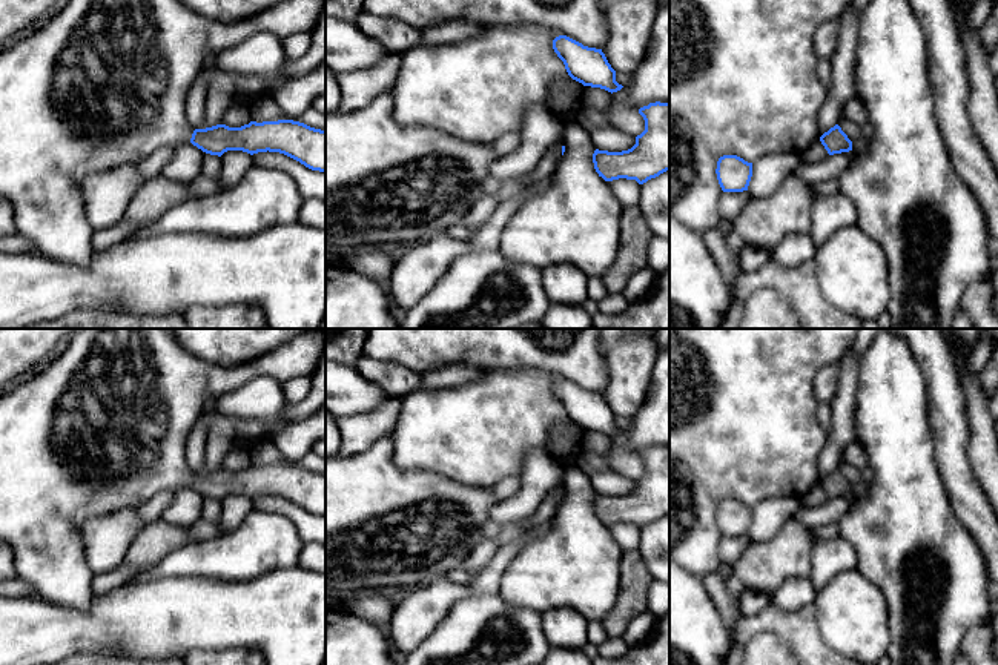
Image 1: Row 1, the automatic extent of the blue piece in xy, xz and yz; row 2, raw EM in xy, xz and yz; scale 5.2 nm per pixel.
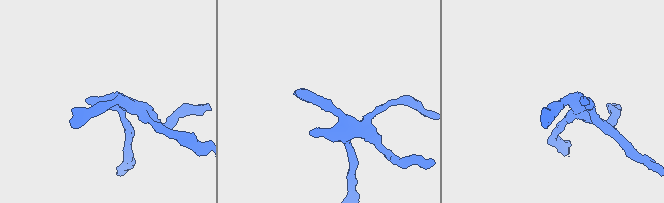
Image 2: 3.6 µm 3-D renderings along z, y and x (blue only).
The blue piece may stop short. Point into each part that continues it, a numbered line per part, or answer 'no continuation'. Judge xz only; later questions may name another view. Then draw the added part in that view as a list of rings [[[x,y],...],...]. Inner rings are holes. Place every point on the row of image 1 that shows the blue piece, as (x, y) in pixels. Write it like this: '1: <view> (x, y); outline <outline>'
no continuation

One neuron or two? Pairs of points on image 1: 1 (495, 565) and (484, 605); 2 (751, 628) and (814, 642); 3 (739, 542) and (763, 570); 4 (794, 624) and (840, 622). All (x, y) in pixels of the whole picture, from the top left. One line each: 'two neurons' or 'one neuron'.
1: two neurons
2: one neuron
3: two neurons
4: two neurons

